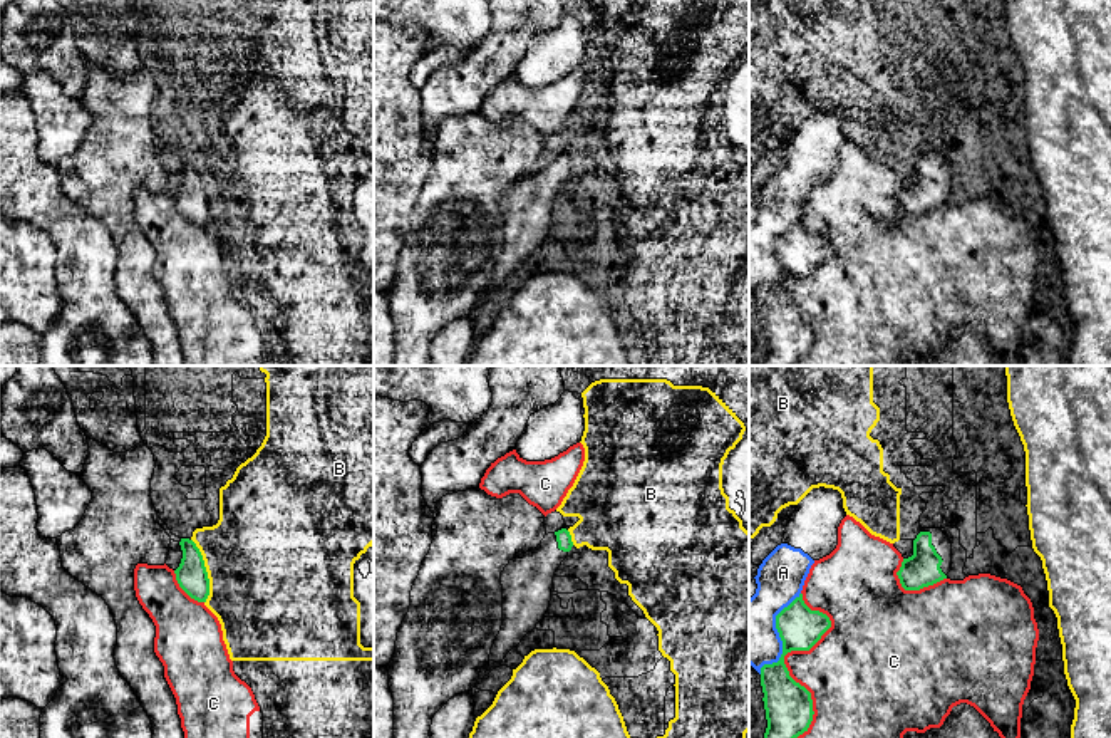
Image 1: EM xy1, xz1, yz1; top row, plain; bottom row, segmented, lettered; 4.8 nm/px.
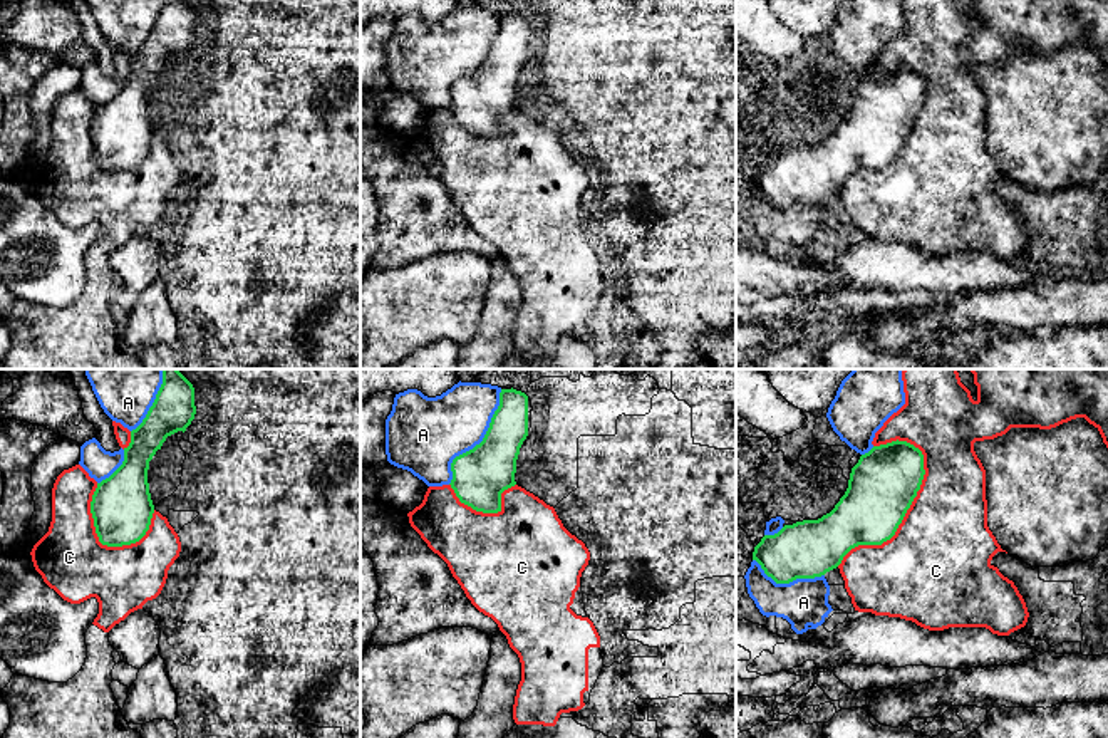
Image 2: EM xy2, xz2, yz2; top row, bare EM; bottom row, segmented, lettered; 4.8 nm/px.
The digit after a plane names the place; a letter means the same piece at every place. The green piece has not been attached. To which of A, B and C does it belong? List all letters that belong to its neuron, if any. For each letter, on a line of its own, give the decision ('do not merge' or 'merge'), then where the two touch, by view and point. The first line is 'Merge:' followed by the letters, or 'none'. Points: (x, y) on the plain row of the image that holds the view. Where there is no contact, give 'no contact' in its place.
Merge: none
A: do not merge; meets green in xz2 at (481, 66)
B: do not merge; meets green in xy1 at (205, 195)
C: do not merge; meets green in yz2 at (902, 143)

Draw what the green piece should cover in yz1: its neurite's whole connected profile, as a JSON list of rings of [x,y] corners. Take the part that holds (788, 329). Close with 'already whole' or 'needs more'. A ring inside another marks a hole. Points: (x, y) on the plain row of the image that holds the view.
[[[803,218],[776,240],[783,278],[778,287],[761,292],[767,344],[762,366],[793,366],[808,356],[814,339],[811,317],[789,300],[784,280],[791,275],[809,275],[829,252],[829,242],[811,235]]] | already whole

